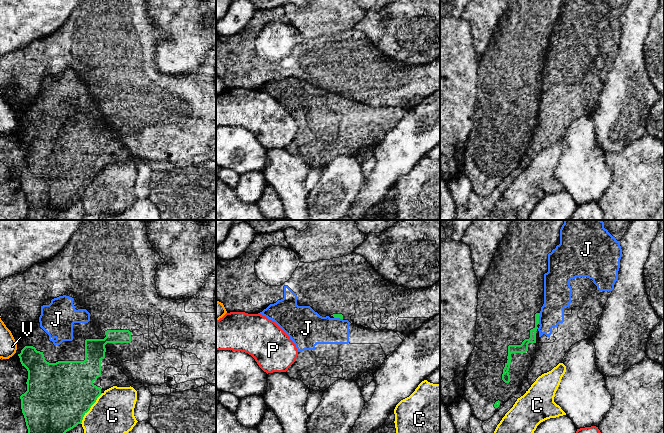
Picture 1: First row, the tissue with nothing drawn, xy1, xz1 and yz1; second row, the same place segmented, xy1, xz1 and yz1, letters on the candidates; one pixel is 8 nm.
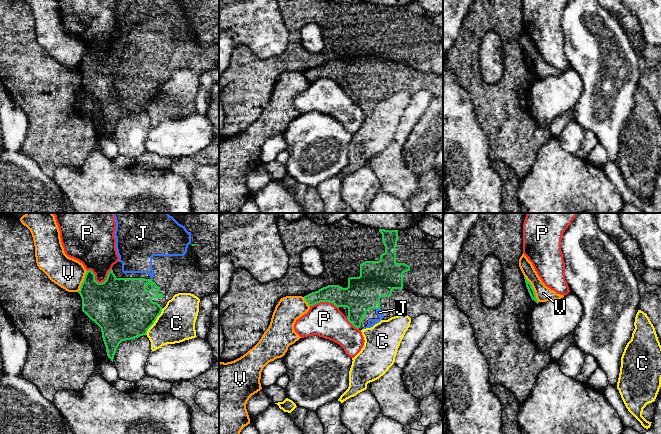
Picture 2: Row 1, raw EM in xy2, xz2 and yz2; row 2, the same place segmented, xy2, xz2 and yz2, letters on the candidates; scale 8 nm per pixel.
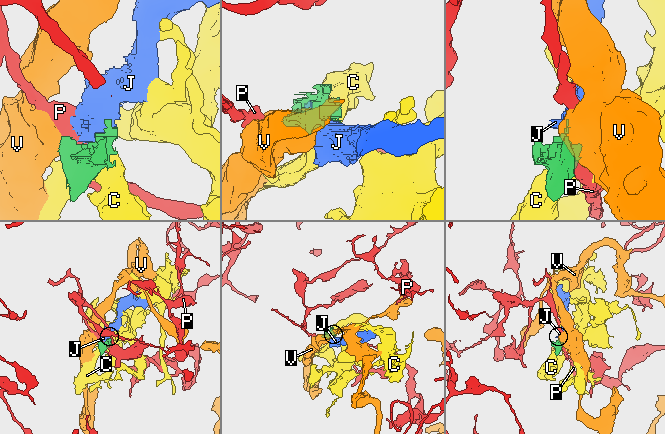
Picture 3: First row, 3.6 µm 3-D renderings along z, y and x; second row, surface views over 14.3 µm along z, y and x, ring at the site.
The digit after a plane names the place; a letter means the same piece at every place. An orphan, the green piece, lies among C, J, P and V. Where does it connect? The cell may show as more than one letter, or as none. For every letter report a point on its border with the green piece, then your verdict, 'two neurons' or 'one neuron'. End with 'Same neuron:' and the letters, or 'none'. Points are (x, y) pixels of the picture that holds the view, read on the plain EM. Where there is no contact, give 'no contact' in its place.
C: contact xy1 (90, 183); two neurons
J: contact yz1 (538, 94); one neuron
P: contact xy2 (99, 59); two neurons
V: contact yz2 (533, 65); two neurons
Same neuron: J

